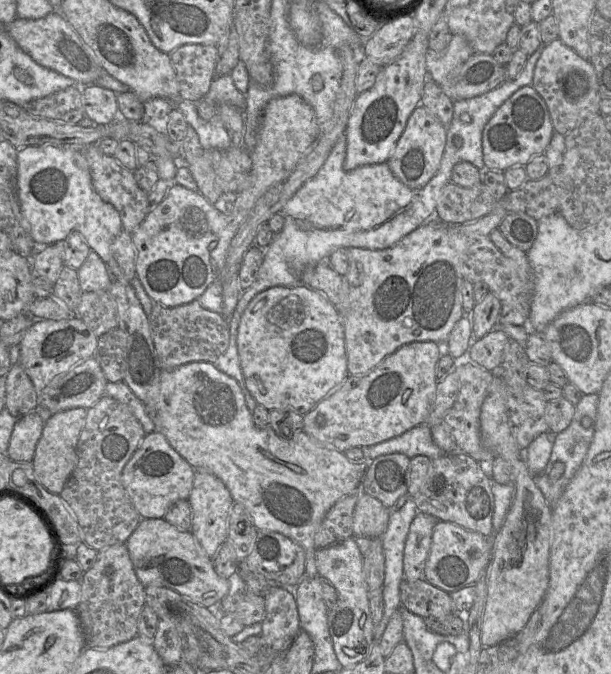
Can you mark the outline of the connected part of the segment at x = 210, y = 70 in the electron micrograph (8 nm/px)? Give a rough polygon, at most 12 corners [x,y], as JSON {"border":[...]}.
{"border":[[219,48],[170,54],[179,100],[198,103],[216,77]]}

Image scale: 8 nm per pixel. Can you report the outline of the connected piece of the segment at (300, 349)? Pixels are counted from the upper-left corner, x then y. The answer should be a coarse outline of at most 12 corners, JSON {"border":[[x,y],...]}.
{"border":[[274,286],[237,332],[244,383],[307,414],[349,375],[334,305]]}

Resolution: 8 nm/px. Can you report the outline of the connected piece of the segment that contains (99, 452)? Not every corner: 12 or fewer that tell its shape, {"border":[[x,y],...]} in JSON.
{"border":[[103,395],[87,409],[59,495],[97,551],[142,520],[124,466],[145,436]]}

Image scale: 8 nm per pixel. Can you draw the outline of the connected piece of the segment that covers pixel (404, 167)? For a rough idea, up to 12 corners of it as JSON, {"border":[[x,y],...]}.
{"border":[[422,105],[387,164],[412,189],[437,173],[447,128]]}

